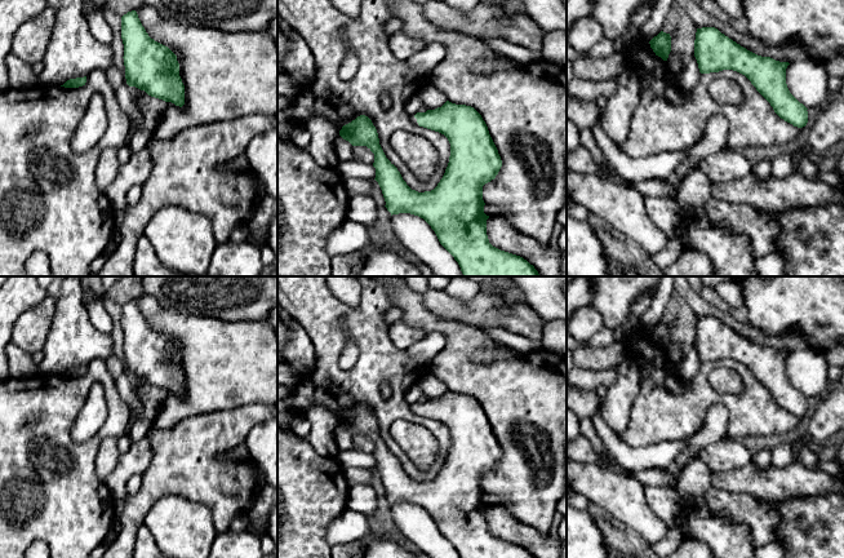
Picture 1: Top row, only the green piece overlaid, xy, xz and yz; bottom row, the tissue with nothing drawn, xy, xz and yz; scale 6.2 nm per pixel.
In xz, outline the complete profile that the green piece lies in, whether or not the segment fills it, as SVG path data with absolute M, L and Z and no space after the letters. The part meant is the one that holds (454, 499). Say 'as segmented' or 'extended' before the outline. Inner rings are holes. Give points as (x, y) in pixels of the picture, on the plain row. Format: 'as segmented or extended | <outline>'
as segmented | M447 390L441 397L417 402L419 416L444 424L450 433L445 462L431 480L412 479L397 457L386 447L372 409L360 404L342 416L339 425L352 435L367 435L374 443L373 456L387 500L392 504L410 502L423 508L435 521L440 533L454 546L461 558L534 558L520 545L501 540L489 532L484 502L483 475L498 464L502 450L481 404L471 395Z

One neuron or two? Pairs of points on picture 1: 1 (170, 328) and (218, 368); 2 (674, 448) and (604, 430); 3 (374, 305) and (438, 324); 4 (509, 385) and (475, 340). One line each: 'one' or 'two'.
1: one
2: one
3: two
4: one

